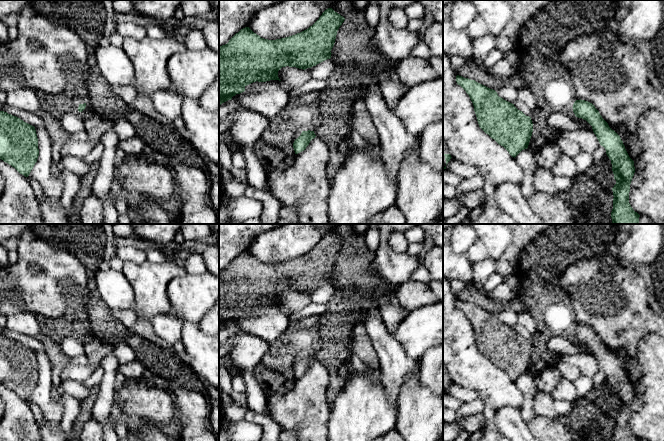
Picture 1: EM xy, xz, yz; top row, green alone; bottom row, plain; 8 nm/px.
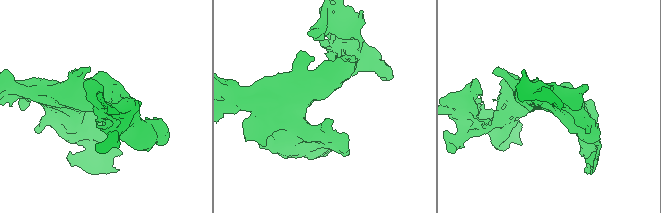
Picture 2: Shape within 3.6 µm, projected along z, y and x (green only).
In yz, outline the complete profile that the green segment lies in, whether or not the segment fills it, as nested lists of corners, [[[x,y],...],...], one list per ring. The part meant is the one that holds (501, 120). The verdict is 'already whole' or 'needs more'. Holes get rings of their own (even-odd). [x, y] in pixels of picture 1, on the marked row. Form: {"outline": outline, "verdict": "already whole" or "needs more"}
{"outline": [[[457,75],[456,82],[469,95],[479,127],[486,134],[514,158],[528,148],[533,132],[531,117],[475,80]]], "verdict": "already whole"}

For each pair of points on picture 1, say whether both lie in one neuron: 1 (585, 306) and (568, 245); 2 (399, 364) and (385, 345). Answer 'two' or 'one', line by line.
1: two
2: one

